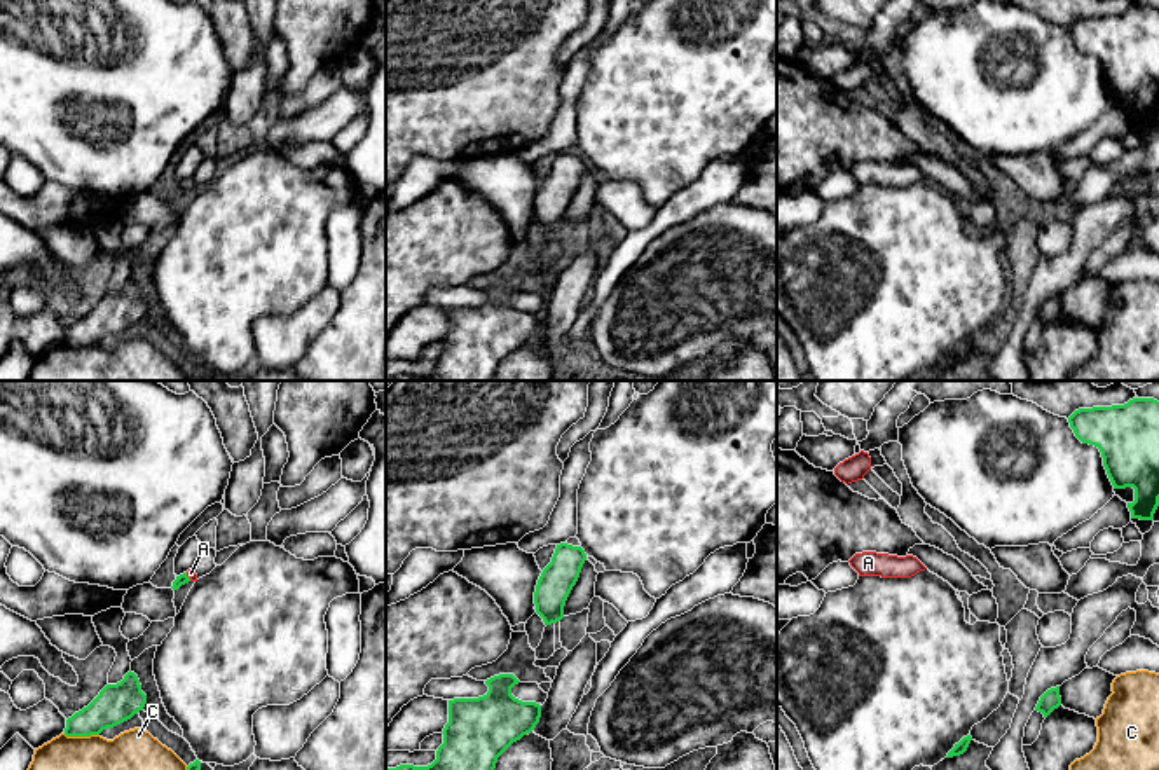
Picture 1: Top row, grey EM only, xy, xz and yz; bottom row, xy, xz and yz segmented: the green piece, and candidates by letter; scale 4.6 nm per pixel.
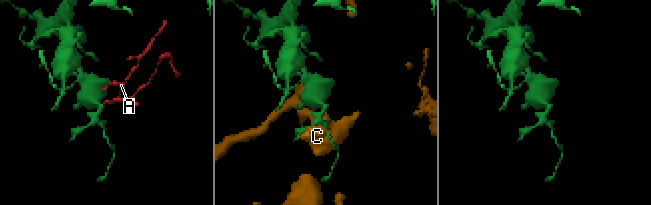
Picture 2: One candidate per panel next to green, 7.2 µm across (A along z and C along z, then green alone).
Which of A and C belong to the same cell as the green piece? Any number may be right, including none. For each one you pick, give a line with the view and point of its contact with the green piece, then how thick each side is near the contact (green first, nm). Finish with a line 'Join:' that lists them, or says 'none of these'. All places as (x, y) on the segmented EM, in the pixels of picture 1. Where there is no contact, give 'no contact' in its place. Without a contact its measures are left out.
A: contact xy (187, 577); calibres 50 and 40 nm
Join: A

